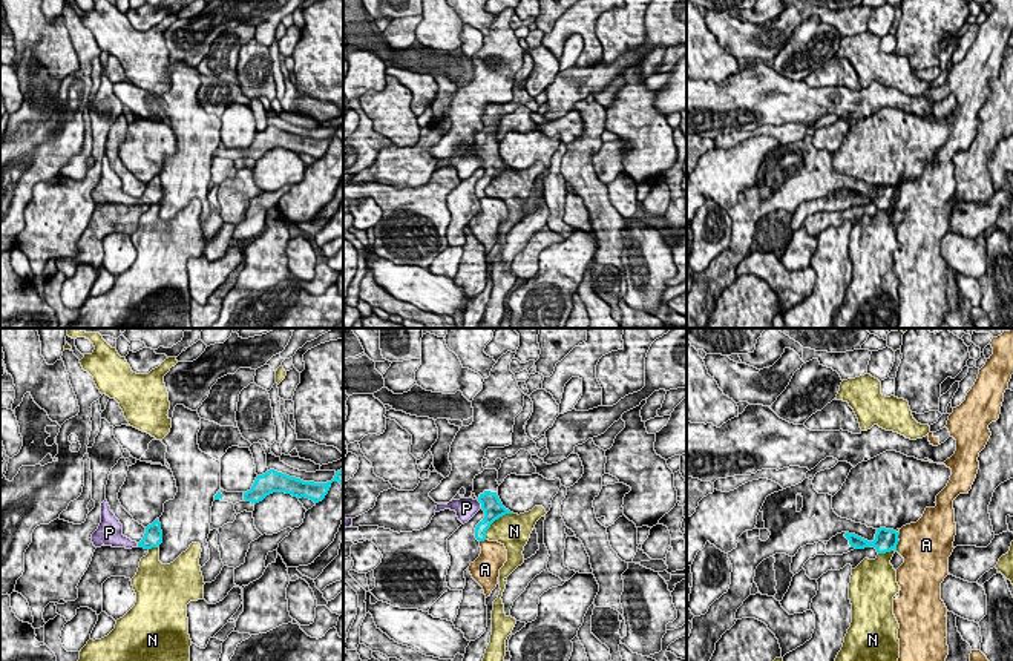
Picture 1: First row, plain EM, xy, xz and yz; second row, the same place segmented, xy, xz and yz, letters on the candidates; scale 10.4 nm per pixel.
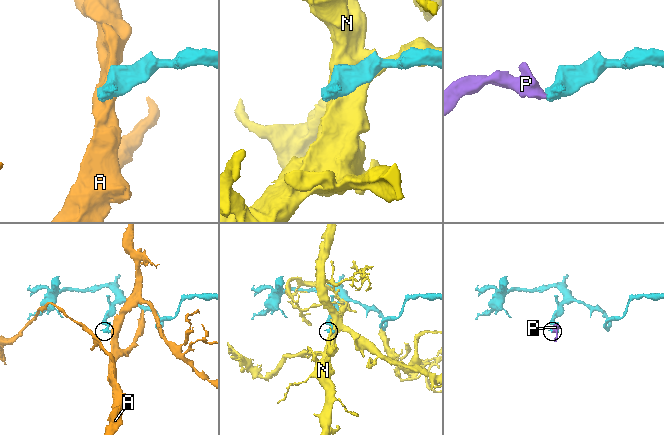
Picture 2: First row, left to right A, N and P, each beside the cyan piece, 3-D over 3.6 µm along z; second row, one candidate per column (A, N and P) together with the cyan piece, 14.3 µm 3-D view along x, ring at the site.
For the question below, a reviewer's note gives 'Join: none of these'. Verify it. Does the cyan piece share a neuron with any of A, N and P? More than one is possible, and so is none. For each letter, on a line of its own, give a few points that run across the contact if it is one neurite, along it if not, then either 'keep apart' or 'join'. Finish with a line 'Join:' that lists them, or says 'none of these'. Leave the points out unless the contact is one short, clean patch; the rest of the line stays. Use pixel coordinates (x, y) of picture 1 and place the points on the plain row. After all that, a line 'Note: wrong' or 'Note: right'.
A: yz (900, 189), (895, 207) | keep apart
N: keep apart
P: xz (491, 161), (481, 161), (466, 164) | join
Join: P
Note: wrong

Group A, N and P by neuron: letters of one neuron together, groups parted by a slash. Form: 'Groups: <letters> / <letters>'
Groups: A / N / P

